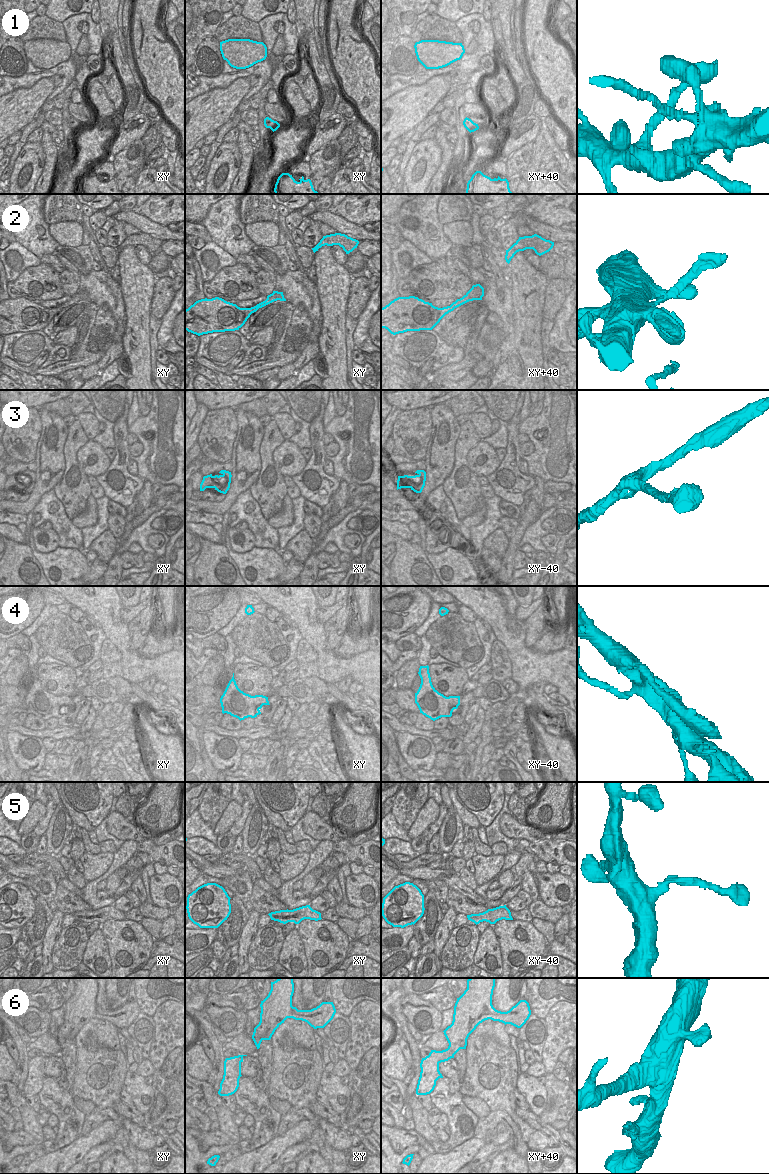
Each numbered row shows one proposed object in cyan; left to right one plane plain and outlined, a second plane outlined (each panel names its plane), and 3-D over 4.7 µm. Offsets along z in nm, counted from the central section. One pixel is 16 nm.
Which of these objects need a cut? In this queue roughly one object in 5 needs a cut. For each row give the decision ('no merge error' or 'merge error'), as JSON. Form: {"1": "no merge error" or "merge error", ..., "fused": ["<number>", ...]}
{"1": "merge error", "2": "no merge error", "3": "no merge error", "4": "no merge error", "5": "no merge error", "6": "no merge error", "fused": ["1"]}

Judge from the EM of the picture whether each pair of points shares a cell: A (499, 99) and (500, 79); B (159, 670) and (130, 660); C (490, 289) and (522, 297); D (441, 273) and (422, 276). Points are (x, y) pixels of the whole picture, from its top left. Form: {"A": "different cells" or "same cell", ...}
{"A": "same cell", "B": "same cell", "C": "different cells", "D": "same cell"}

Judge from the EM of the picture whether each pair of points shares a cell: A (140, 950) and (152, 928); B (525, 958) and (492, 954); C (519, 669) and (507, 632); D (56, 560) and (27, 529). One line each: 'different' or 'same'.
A: different
B: different
C: same
D: same

